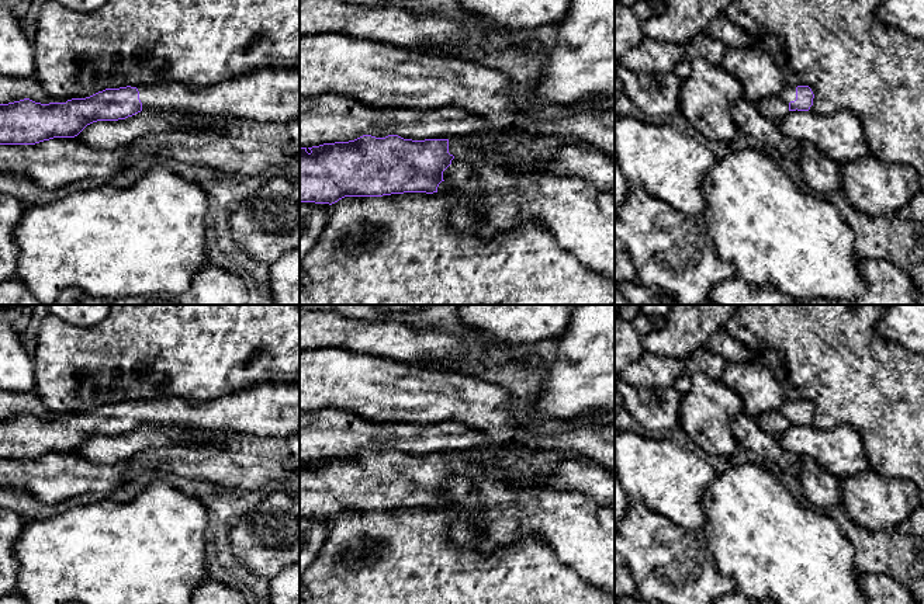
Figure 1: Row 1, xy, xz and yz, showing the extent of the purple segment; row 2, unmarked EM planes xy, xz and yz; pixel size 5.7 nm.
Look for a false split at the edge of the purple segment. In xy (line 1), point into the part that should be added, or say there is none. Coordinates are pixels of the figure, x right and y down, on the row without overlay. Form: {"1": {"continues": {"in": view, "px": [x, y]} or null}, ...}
{"1": {"continues": {"in": "xy", "px": [270, 409]}}}

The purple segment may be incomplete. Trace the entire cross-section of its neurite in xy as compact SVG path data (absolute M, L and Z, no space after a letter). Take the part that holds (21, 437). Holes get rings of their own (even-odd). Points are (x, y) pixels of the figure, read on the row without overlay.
M266 382L210 402L190 405L176 396L105 403L86 413L41 419L30 413L0 419L0 459L35 459L53 452L75 452L97 435L118 435L138 427L243 433L290 437L300 433L300 383Z

